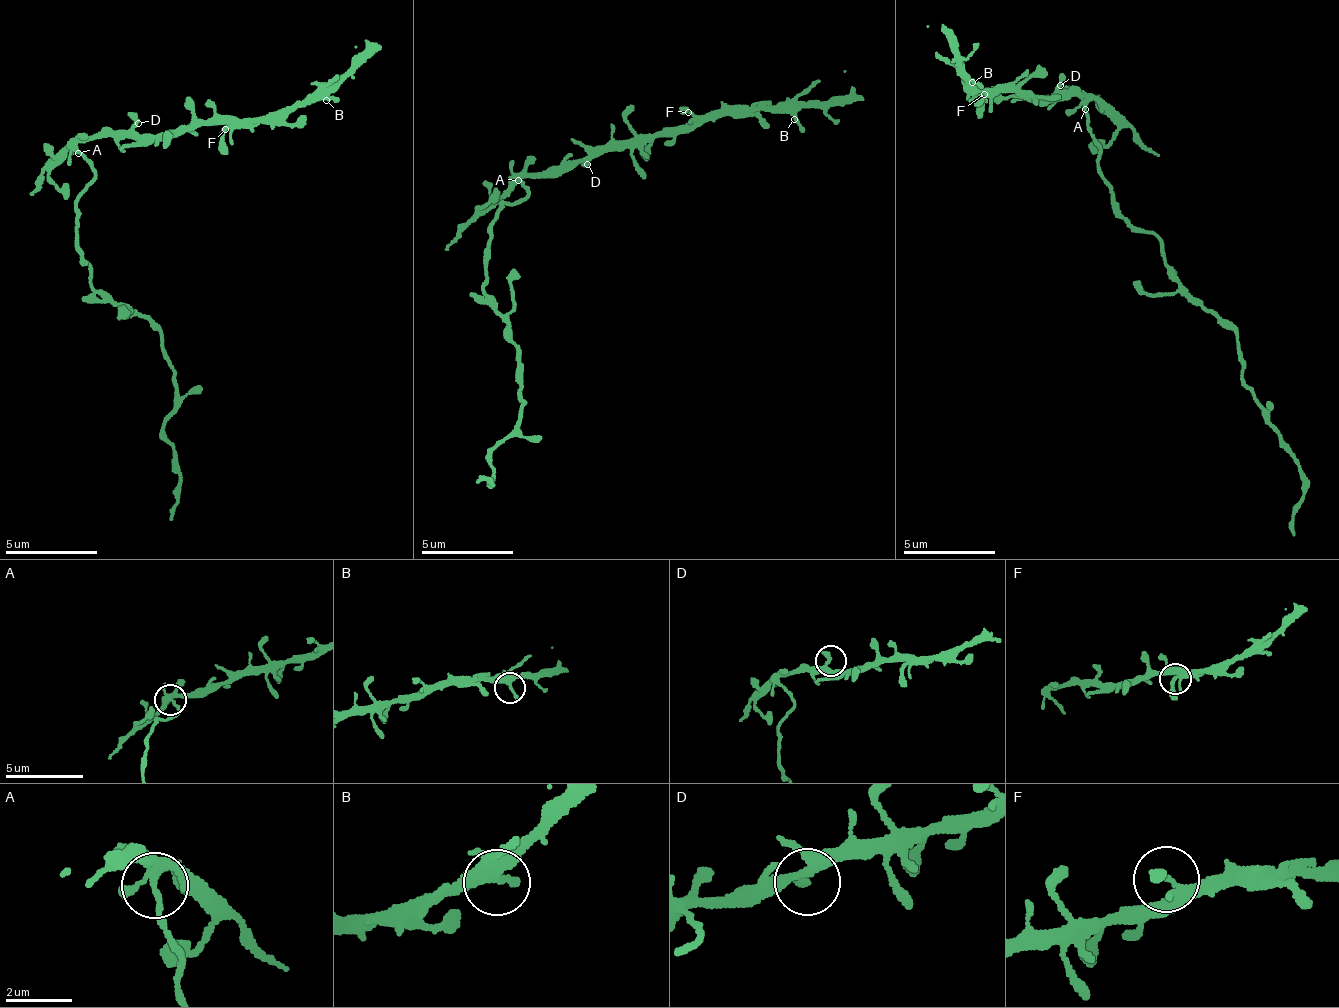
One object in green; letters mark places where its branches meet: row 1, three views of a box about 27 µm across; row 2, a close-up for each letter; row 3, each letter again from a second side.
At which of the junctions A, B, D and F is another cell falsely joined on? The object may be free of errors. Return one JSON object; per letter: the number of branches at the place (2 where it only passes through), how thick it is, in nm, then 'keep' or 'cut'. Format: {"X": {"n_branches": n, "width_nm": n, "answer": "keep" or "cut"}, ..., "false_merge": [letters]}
{"A": {"n_branches": 4, "width_nm": 280, "answer": "cut"}, "B": {"n_branches": 4, "width_nm": 320, "answer": "keep"}, "D": {"n_branches": 2, "width_nm": 240, "answer": "keep"}, "F": {"n_branches": 4, "width_nm": 280, "answer": "keep"}, "false_merge": ["A"]}

